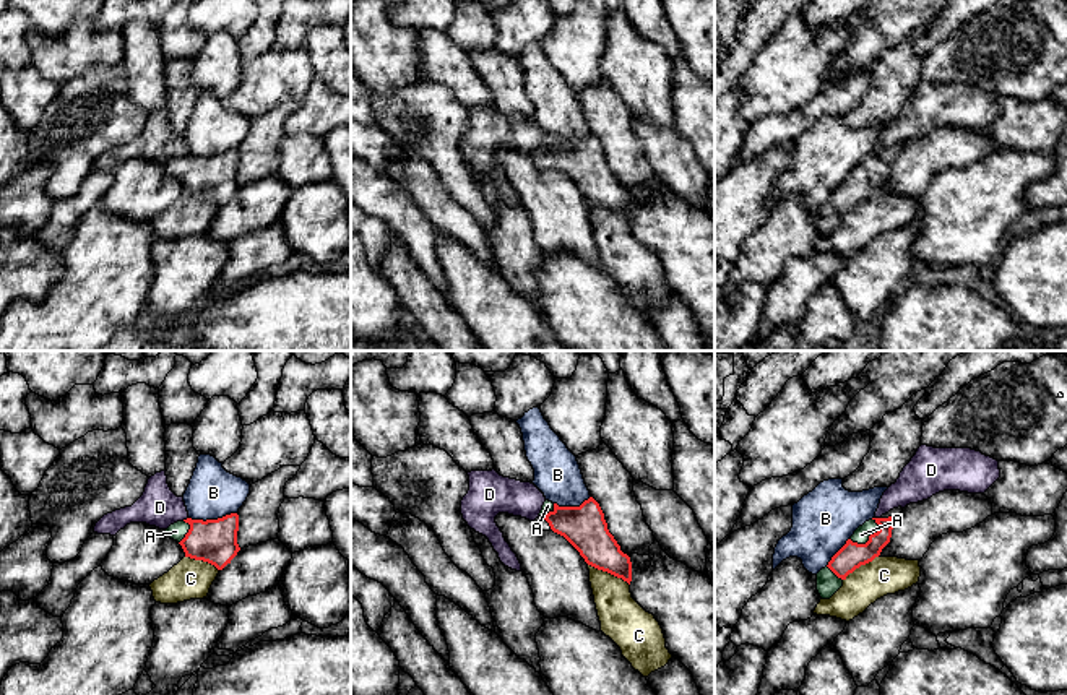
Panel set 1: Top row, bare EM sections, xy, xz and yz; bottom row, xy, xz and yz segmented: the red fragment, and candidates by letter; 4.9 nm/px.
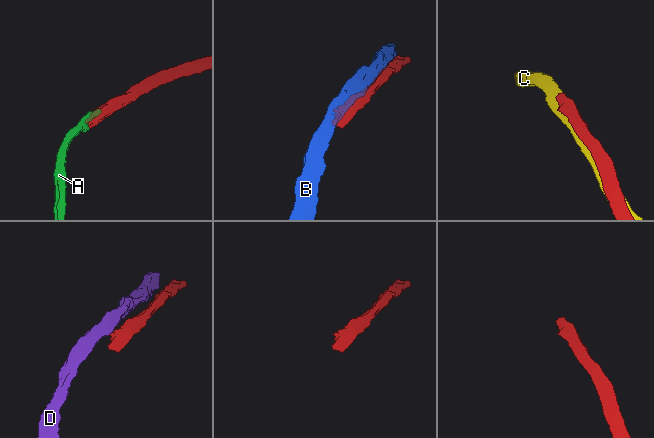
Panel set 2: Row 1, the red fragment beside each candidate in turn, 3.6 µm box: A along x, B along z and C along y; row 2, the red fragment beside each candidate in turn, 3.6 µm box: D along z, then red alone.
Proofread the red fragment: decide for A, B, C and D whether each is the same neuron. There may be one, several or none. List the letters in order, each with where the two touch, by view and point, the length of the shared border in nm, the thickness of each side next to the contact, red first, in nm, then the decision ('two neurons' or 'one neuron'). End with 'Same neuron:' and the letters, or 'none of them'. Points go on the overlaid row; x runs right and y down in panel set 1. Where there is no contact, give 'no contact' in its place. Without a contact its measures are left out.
A: meets red in yz at (868, 541); contact 170 nm long; 140 nm thick on the red side, 80 nm on the other; one neuron
B: meets red in xy at (211, 520); contact 240 nm long; 220 nm thick on the red side, 260 nm on the other; two neurons
C: meets red in xz at (609, 572); contact 240 nm long; 220 nm thick on the red side, 220 nm on the other; two neurons
D: meets red in yz at (877, 518); contact 40 nm long; 140 nm thick on the red side, 180 nm on the other; two neurons
Same neuron: A

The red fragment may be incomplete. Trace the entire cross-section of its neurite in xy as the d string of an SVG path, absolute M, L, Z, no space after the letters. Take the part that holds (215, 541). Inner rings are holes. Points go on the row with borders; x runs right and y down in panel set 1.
M239 515L218 520L192 520L171 524L166 533L177 541L185 557L203 560L222 570L240 550L237 544Z

